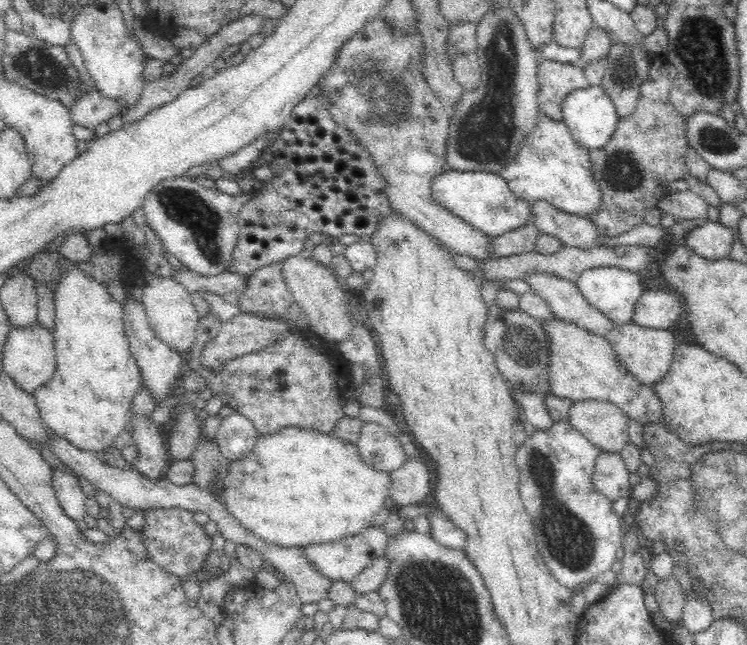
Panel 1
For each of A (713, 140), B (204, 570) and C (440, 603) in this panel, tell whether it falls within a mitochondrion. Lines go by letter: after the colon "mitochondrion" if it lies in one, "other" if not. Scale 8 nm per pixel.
A: mitochondrion
B: other
C: mitochondrion

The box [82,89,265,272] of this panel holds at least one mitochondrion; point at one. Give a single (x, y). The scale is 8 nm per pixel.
(203, 221)

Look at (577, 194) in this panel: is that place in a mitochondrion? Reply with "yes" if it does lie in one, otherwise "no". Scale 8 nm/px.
no

